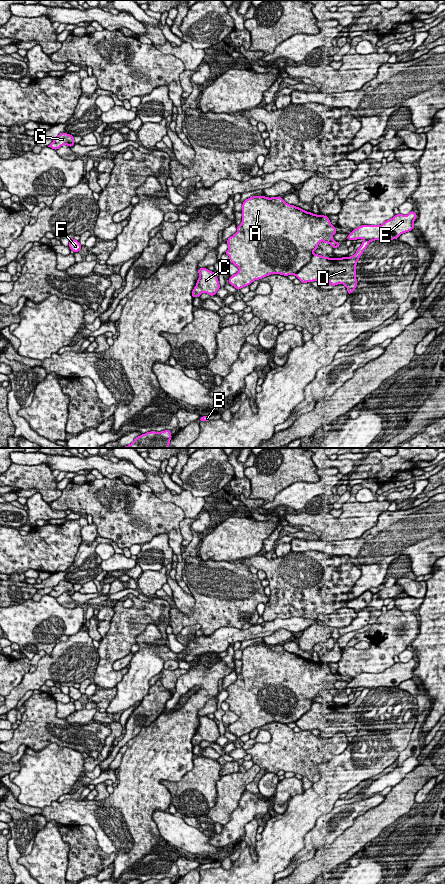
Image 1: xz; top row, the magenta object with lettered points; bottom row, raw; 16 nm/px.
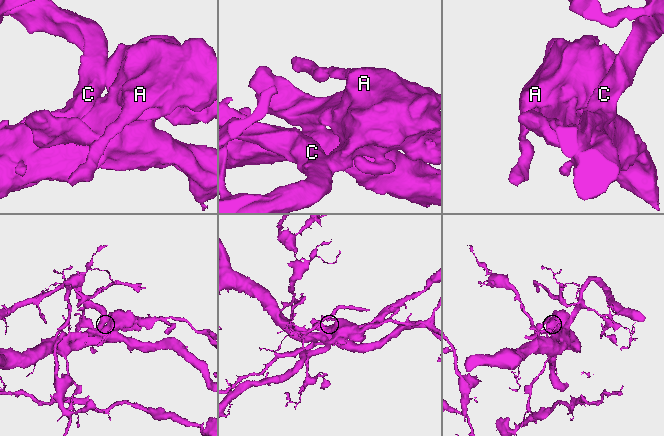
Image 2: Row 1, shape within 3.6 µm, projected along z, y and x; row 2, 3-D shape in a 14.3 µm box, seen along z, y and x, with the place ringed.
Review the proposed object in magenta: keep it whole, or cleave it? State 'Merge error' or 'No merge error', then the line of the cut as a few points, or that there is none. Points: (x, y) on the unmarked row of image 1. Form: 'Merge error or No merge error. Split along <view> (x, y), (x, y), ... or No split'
Merge error. Split along xz (313, 701), (311, 706), (294, 722)

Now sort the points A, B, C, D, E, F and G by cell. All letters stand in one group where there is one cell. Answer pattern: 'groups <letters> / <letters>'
groups A E / B C D F G

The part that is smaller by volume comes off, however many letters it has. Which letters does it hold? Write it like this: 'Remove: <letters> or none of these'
Remove: A, E

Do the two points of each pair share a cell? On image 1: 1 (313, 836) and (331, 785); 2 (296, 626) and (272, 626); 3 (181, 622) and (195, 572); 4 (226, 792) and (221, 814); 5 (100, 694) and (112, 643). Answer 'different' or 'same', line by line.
1: different
2: same
3: same
4: same
5: different

